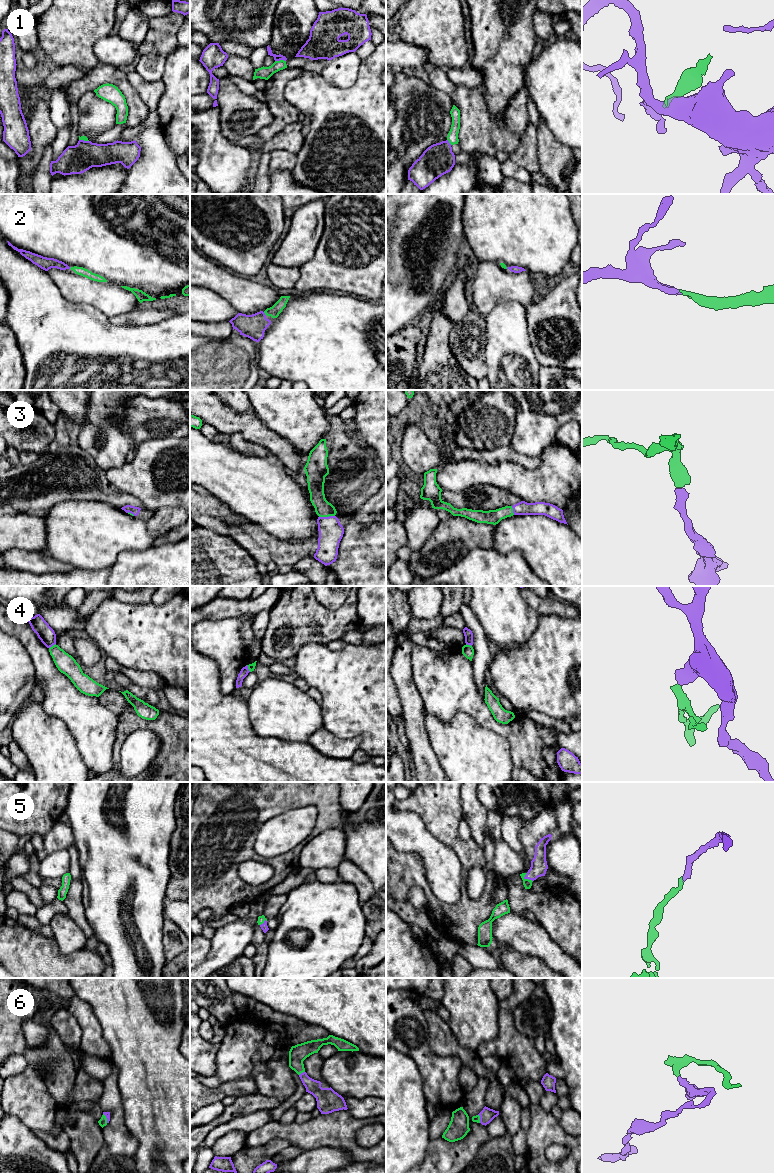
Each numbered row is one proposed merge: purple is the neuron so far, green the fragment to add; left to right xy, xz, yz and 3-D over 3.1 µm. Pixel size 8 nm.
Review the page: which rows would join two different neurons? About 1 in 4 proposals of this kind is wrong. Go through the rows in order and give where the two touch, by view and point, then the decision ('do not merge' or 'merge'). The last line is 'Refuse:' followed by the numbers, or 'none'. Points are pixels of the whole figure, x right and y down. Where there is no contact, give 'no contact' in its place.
1: meets purple in xz at (280, 59); merge
2: meets purple in xz at (264, 314); merge
3: meets purple in xz at (326, 517); merge
4: meets purple in xy at (52, 645); do not merge
5: meets purple in yz at (526, 878); merge
6: meets purple in xz at (301, 1073); merge
Refuse: 4

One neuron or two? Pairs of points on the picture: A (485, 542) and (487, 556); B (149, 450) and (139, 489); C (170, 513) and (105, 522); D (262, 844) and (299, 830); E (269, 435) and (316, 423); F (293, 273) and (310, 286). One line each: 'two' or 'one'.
A: two
B: one
C: one
D: one
E: two
F: two

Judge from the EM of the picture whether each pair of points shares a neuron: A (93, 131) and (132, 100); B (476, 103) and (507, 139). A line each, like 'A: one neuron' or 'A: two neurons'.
A: two neurons
B: one neuron

